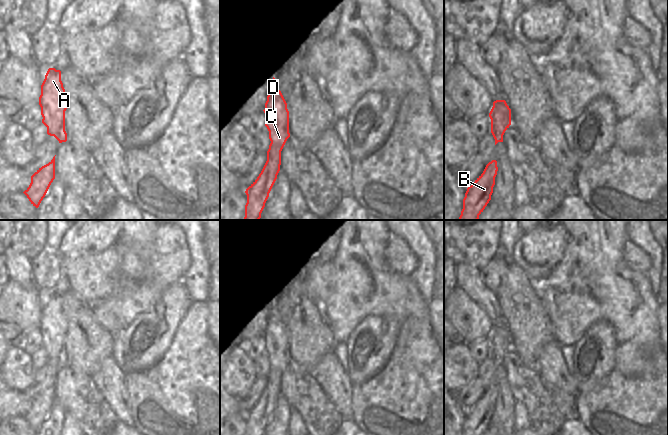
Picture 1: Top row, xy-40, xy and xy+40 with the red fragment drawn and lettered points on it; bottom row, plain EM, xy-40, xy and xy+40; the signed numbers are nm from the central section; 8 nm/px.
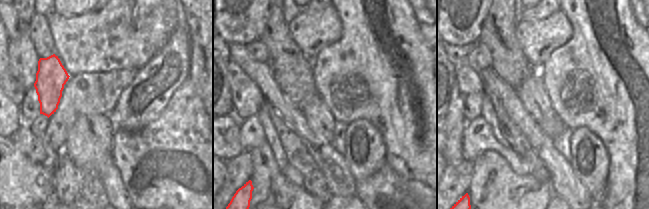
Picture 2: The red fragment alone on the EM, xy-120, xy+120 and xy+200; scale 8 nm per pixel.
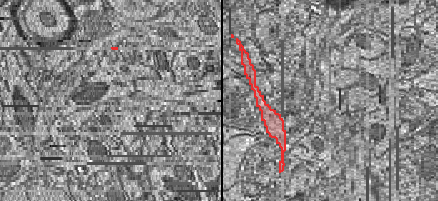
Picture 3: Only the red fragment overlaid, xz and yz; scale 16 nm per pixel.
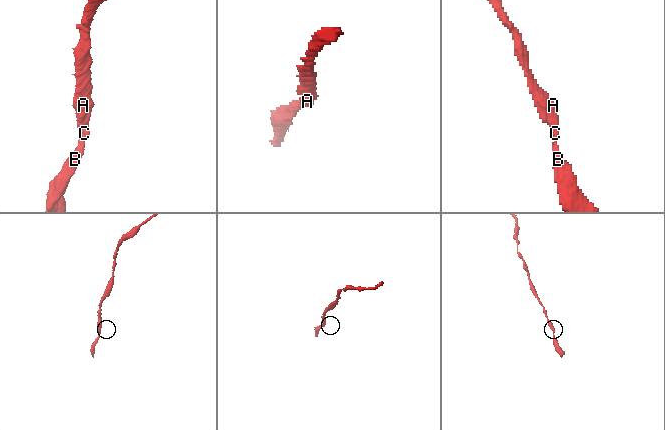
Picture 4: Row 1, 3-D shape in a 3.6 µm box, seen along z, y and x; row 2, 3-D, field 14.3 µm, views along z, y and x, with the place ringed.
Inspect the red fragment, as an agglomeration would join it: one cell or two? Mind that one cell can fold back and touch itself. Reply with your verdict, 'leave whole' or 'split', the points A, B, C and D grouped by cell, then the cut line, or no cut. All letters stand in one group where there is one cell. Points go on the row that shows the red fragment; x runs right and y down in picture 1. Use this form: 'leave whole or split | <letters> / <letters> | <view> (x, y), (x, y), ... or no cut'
leave whole | A B C D | no cut

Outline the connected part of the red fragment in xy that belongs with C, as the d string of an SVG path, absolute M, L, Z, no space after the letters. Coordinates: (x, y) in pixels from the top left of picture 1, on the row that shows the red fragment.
M274 77L273 91L268 94L263 111L271 143L267 151L267 161L261 173L245 191L247 203L243 220L259 220L261 218L269 193L280 171L281 151L290 137L287 103L277 87Z

